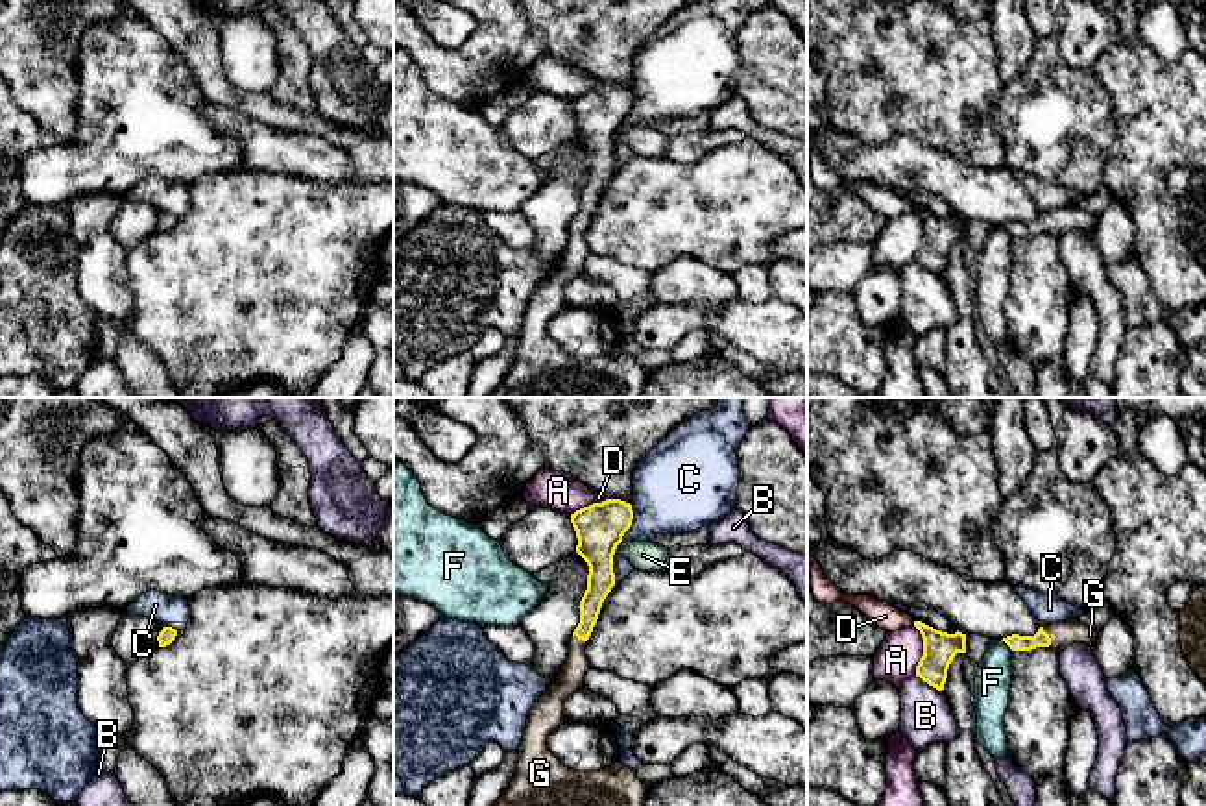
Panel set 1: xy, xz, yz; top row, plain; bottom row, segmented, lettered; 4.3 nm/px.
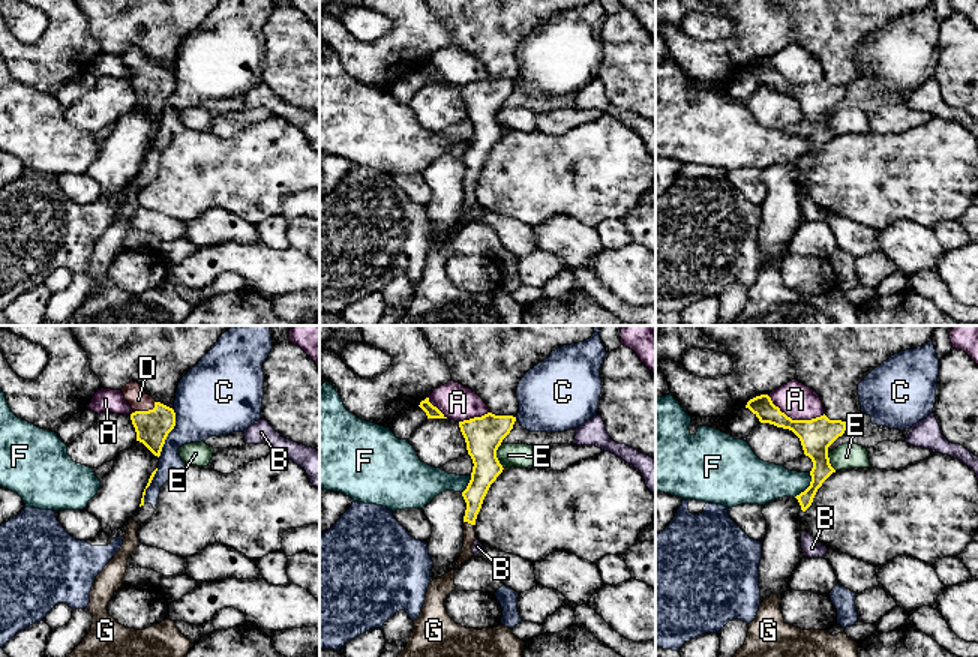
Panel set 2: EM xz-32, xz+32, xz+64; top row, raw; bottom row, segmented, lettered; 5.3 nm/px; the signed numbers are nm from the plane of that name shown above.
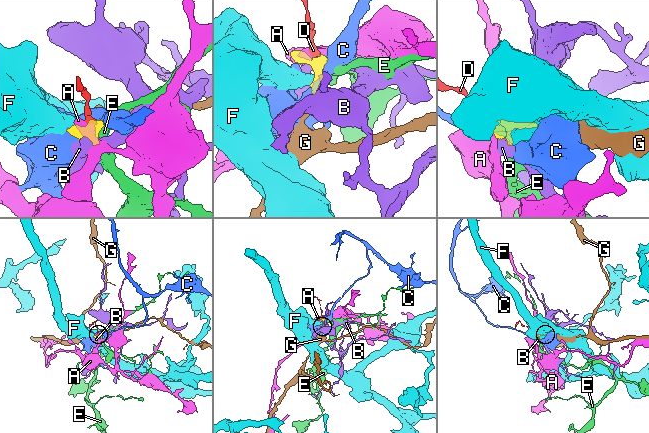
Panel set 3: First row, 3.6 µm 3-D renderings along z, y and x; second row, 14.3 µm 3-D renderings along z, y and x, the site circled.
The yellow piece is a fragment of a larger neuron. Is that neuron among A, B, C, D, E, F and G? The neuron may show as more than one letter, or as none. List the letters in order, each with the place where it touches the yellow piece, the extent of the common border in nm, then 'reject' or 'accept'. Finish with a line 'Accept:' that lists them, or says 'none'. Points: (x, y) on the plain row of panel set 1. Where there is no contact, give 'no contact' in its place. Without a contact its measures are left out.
A: yz (924, 235) | 220 nm | reject
B: yz (928, 268) | 140 nm | reject
C: xz (630, 109) | 180 nm | reject
D: xz (602, 87) | 60 nm | accept
E: xz (615, 134) | 60 nm | reject
F: yz (1007, 230) | 80 nm | reject
G: yz (1048, 222) | 90 nm | accept
Accept: D, G

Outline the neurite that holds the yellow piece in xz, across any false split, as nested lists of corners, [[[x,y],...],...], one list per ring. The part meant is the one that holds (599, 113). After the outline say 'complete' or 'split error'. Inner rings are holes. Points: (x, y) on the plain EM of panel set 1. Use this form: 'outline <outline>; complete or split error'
outline [[[595,78],[595,89],[571,100],[576,139],[587,148],[587,176],[580,209],[558,266],[534,290],[519,331],[519,351],[504,381],[488,397],[641,397],[646,383],[635,357],[615,349],[600,357],[573,357],[547,335],[547,324],[565,307],[565,285],[582,274],[589,248],[585,231],[606,181],[615,172],[613,140],[633,105],[632,91]]]; split error

